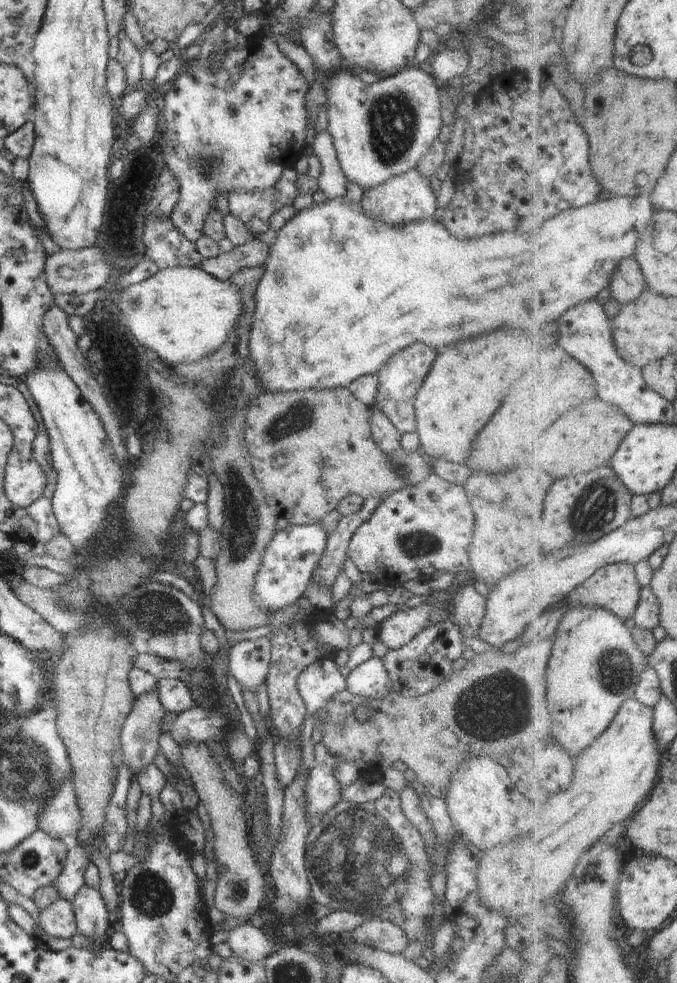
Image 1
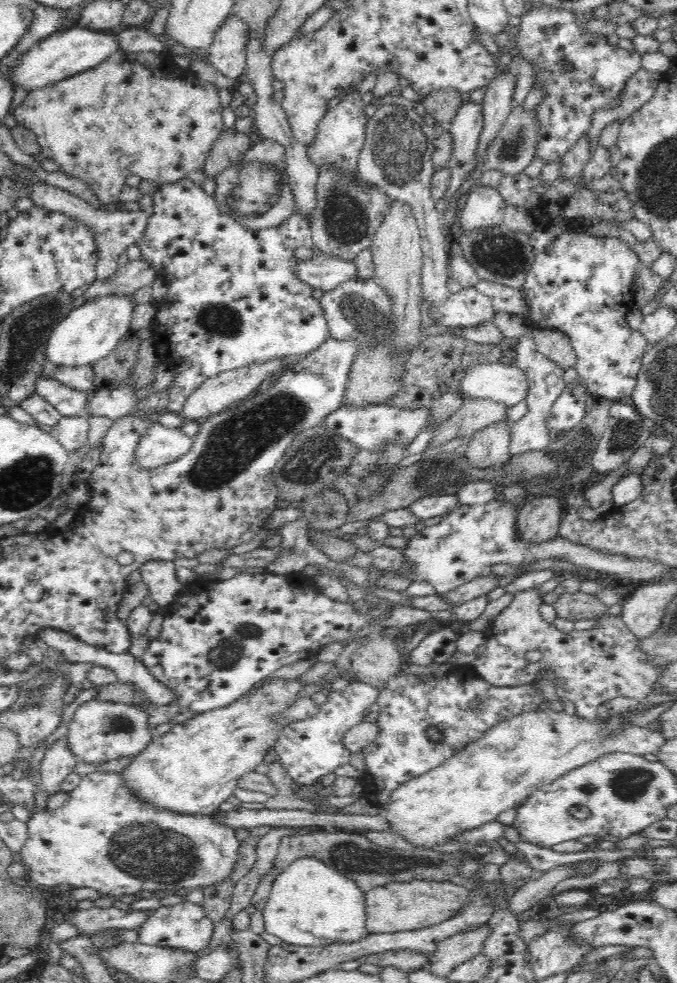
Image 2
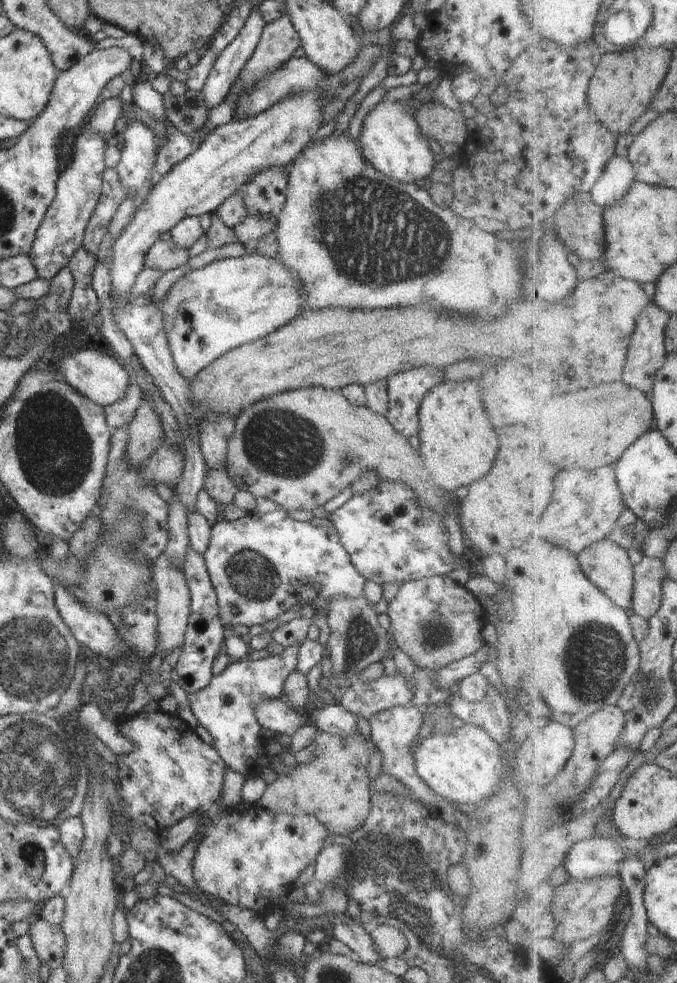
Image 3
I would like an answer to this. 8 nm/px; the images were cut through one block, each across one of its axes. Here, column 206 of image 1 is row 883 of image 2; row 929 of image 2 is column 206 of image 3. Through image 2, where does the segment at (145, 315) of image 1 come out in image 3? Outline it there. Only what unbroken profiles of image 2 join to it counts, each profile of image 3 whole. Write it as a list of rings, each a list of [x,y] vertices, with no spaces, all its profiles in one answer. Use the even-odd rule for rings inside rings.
[[[258,253],[232,257],[205,265],[198,270],[190,270],[167,293],[166,300],[160,304],[164,330],[176,370],[186,380],[200,374],[206,366],[210,366],[226,352],[282,328],[303,312],[302,304],[306,300],[302,284],[292,270],[288,270],[279,258],[268,258]]]

